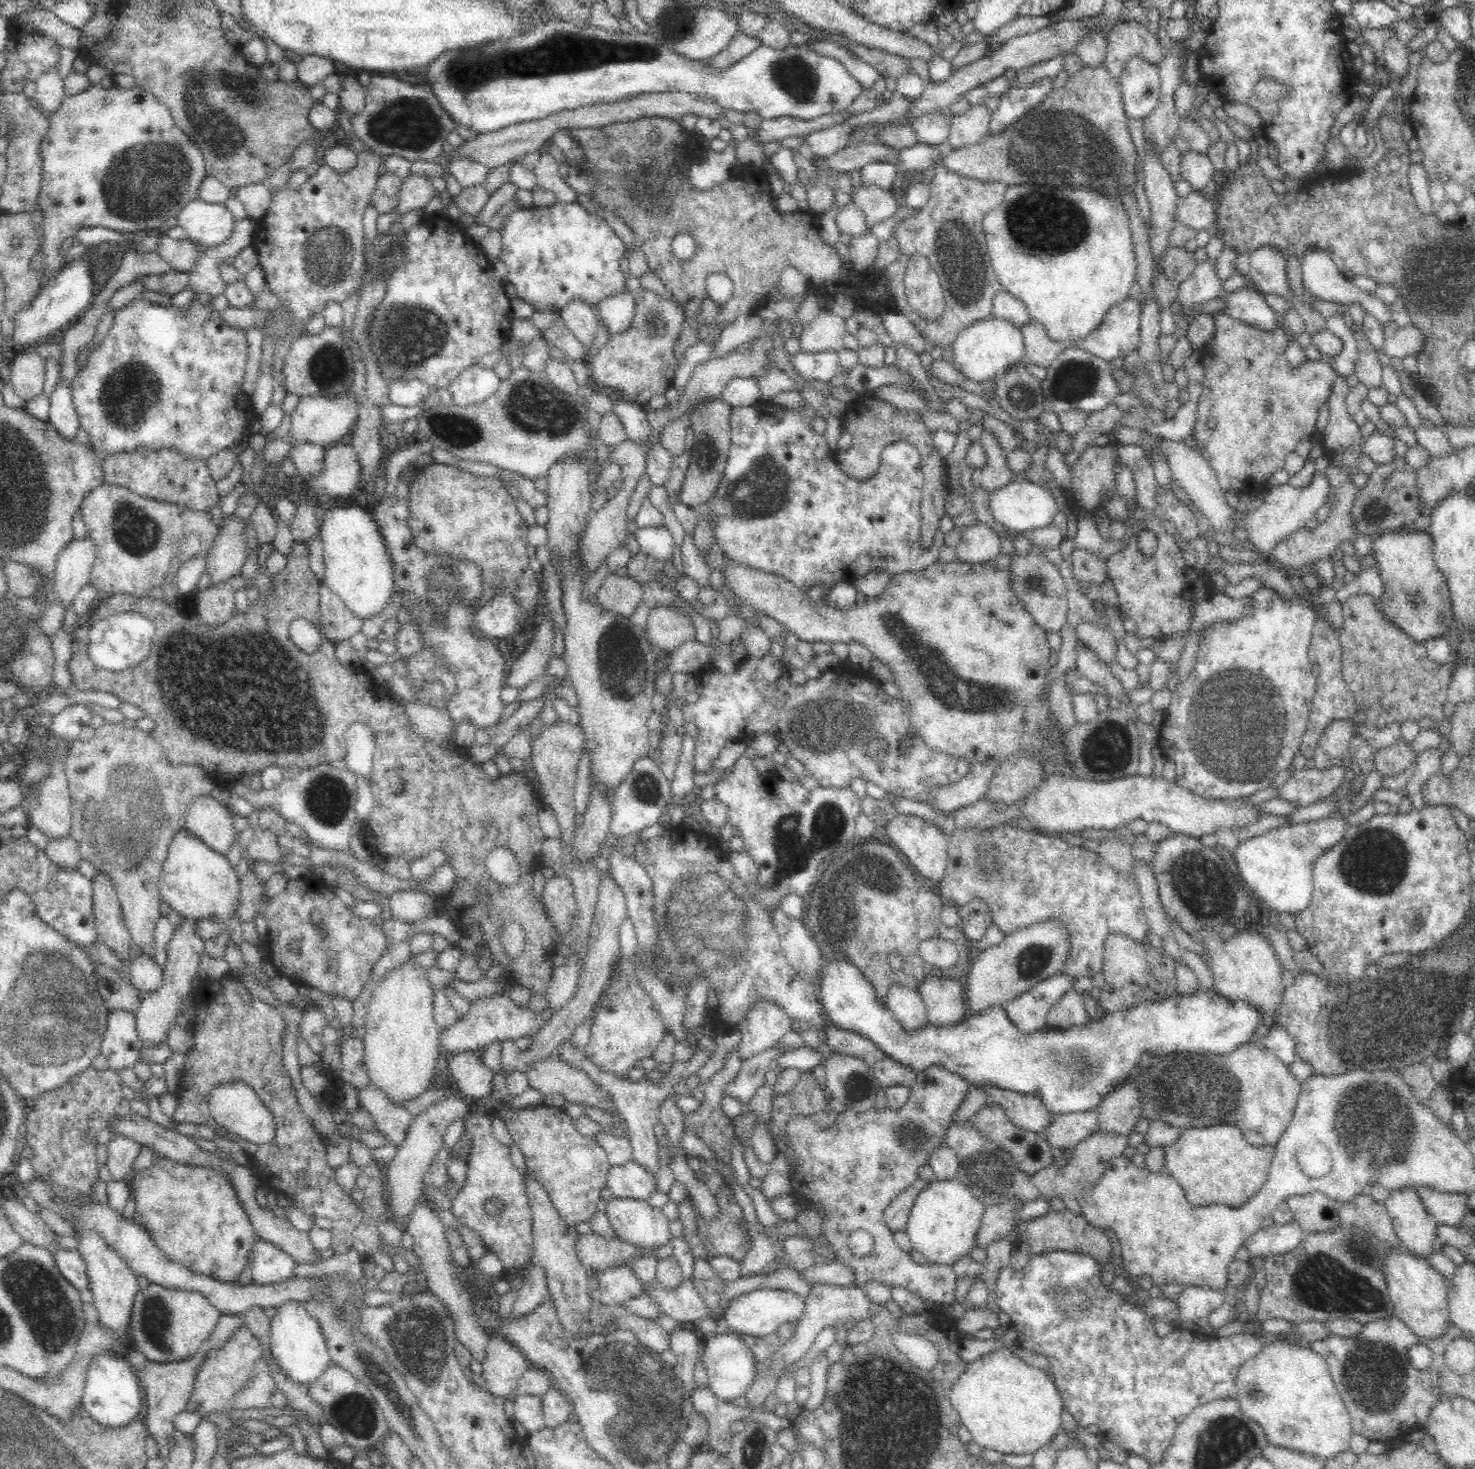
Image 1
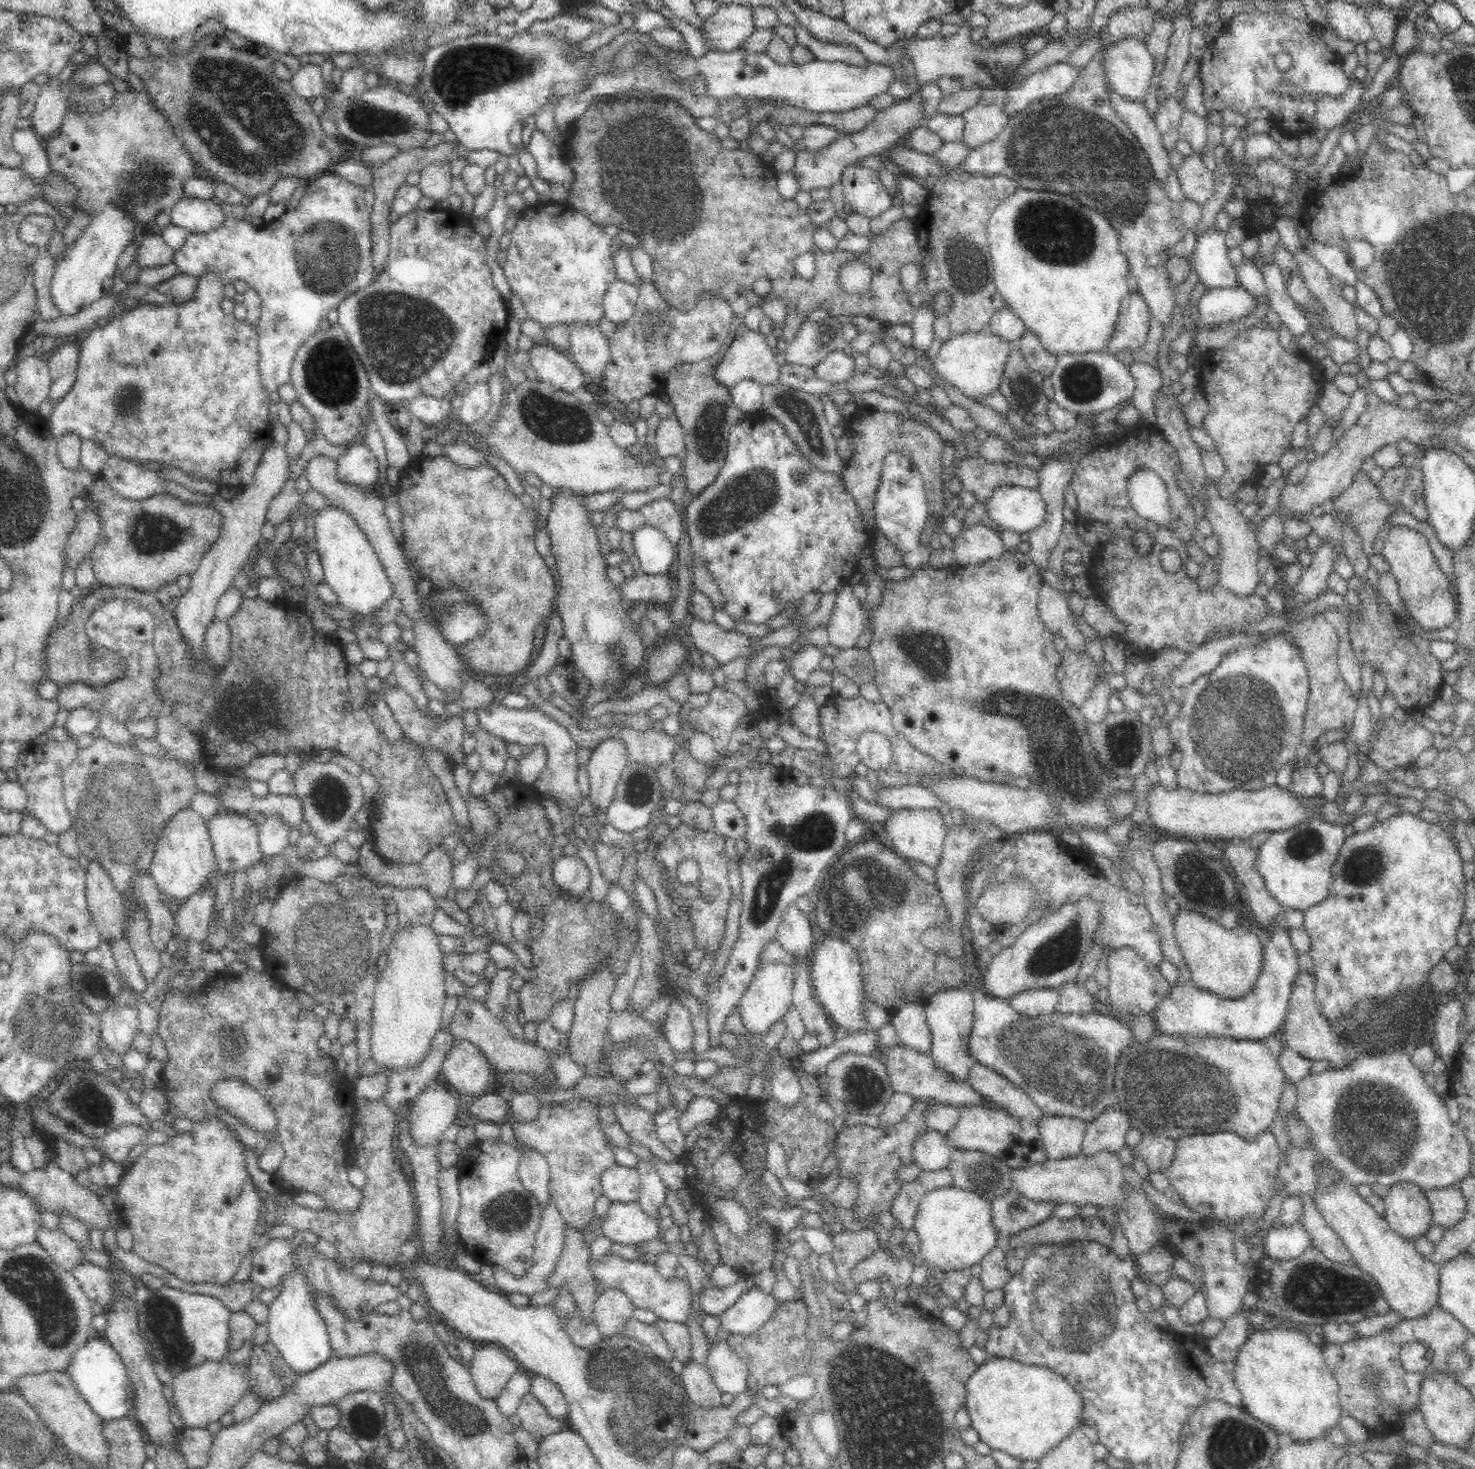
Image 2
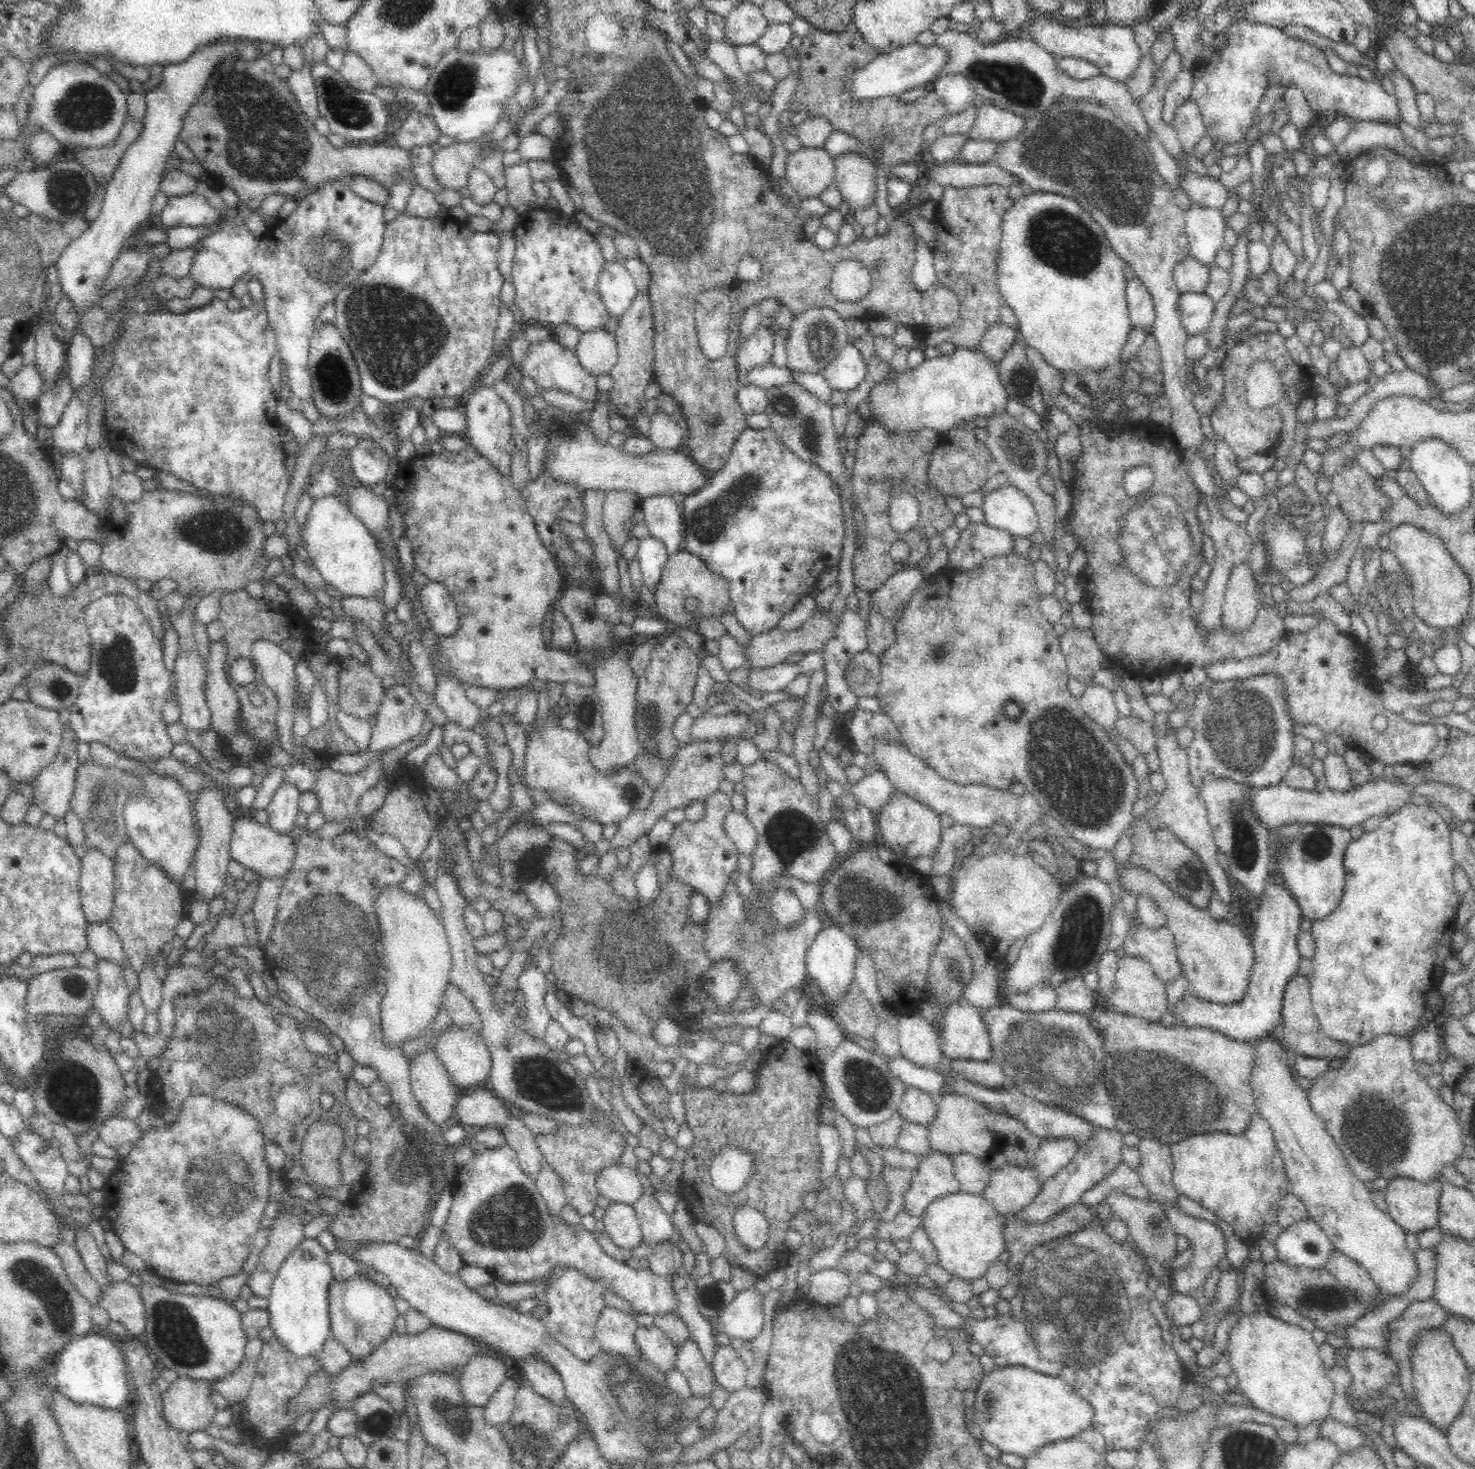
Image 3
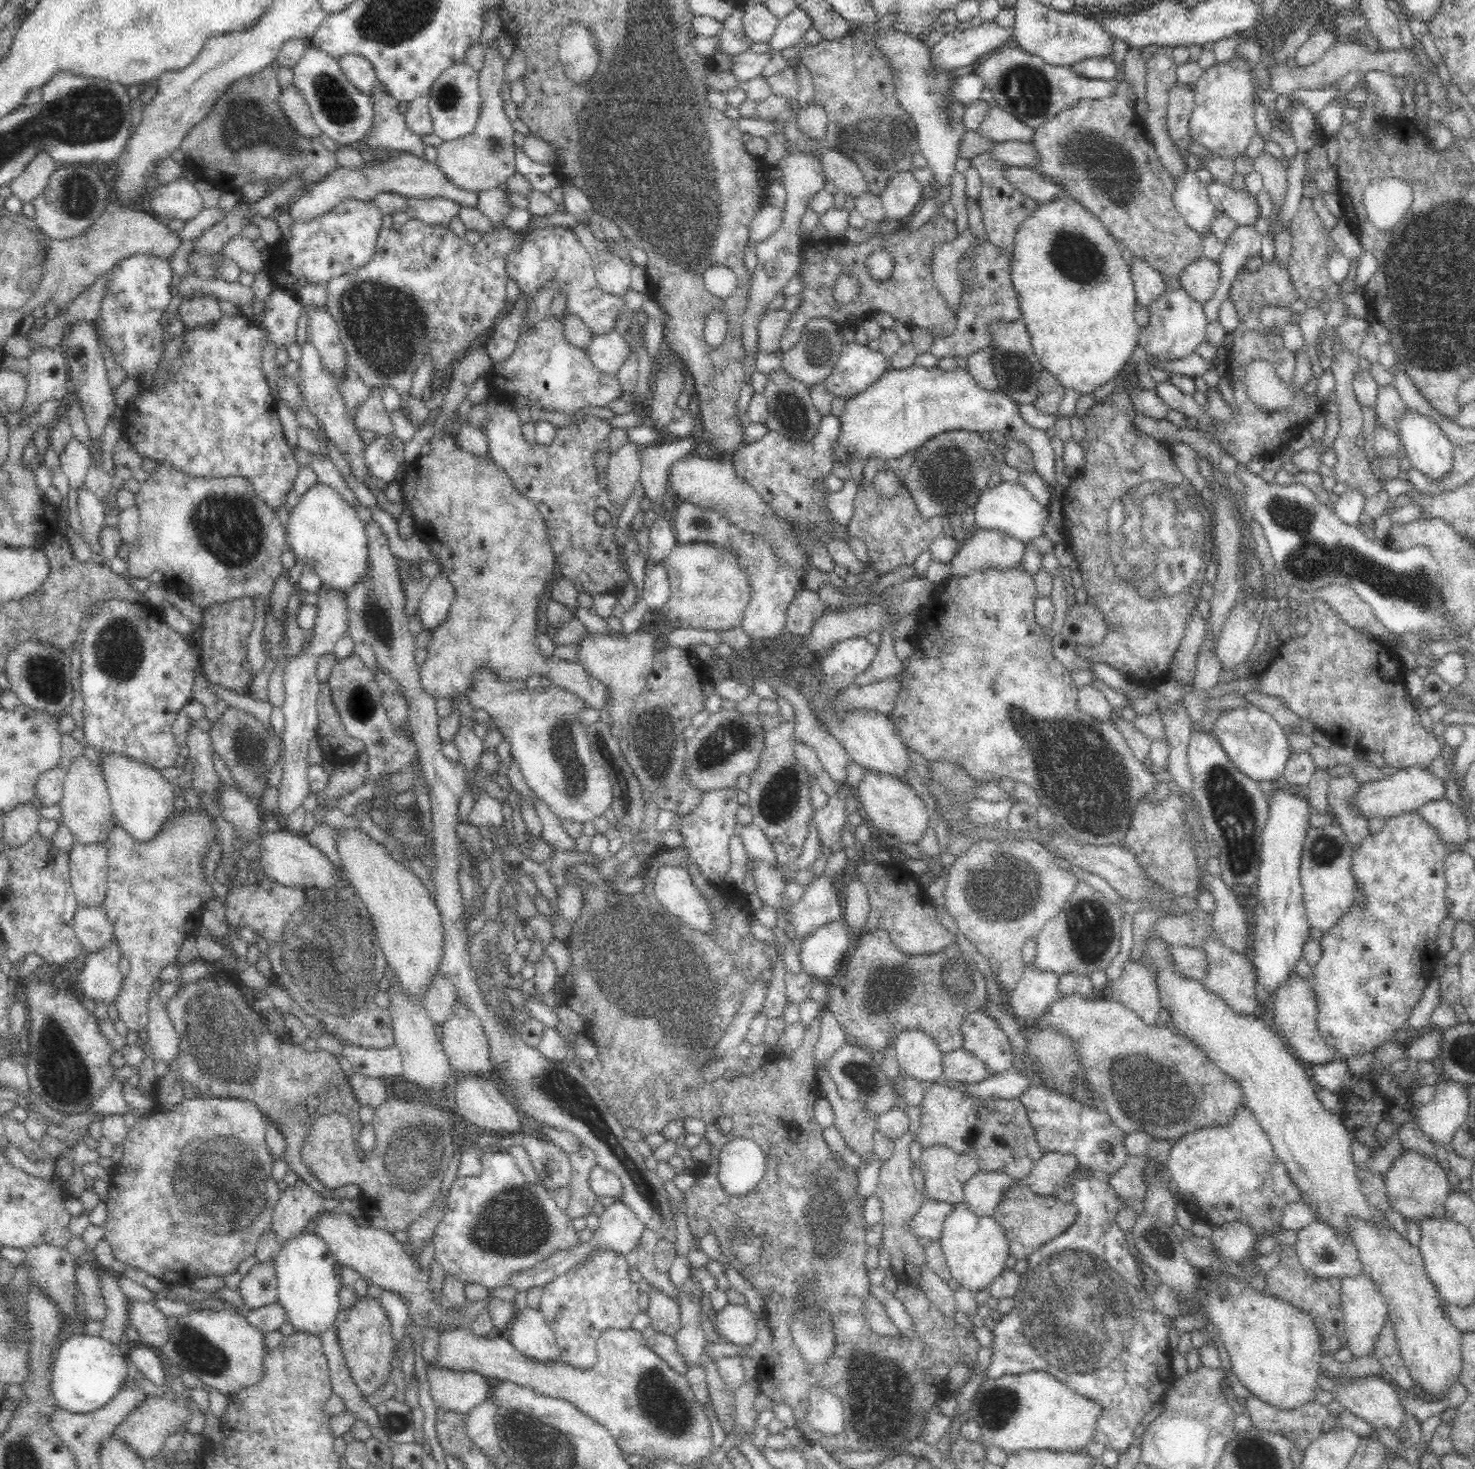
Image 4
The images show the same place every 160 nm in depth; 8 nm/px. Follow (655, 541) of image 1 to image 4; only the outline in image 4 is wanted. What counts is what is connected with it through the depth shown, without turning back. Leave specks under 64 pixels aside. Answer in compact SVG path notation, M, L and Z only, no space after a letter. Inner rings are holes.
M662 563L648 565L644 581L644 602L648 611L658 612L668 603L670 585L666 569Z

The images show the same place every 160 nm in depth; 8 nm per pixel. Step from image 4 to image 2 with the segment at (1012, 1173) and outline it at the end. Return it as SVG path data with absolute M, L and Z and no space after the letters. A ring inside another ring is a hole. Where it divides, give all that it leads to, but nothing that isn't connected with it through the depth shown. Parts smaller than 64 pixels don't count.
M962 1105L956 1124L943 1135L952 1149L978 1151L1002 1159L1013 1169L1046 1160L1045 1148L1039 1126L1029 1119L1016 1119L1004 1110L976 1105Z

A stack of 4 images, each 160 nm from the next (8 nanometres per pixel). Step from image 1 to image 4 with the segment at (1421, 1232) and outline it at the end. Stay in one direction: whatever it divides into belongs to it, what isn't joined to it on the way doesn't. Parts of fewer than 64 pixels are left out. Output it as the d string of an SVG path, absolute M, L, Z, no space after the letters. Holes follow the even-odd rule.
M1402 1148L1385 1173L1387 1199L1405 1218L1420 1220L1422 1216L1438 1216L1445 1212L1445 1200L1451 1192L1448 1175L1434 1156Z

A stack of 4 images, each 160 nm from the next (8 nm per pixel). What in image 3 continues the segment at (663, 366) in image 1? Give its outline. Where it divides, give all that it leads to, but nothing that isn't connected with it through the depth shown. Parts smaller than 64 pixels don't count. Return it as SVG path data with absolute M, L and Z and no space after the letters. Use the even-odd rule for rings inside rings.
M712 289L698 295L695 320L700 349L710 361L720 359L727 350L729 329L734 320L730 297ZM648 292L638 293L630 307L624 312L618 326L616 343L618 343L618 362L614 366L611 376L614 386L608 391L613 411L622 414L625 418L635 416L636 407L646 400L644 391L654 373L654 332L653 332L652 305Z

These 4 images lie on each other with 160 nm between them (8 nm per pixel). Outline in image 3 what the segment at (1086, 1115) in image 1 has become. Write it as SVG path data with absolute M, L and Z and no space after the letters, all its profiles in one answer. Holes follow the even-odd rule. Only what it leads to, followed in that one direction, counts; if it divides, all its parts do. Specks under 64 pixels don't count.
M1070 1139L1042 1141L1032 1166L1036 1179L1044 1184L1054 1178L1067 1164L1070 1164L1077 1151L1078 1145Z

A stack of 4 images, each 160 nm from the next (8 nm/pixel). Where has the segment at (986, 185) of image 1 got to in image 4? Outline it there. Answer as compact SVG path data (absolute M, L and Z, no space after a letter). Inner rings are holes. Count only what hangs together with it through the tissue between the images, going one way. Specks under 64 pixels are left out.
M986 241L983 245L974 244L967 250L967 254L973 254L976 265L975 287L969 292L961 296L960 312L958 312L958 320L954 330L950 336L938 338L934 340L931 354L939 361L946 358L962 359L974 356L976 352L988 348L989 325L993 321L1015 322L1022 319L1022 307L1020 307L1019 294L1013 285L1011 279L1010 265L1006 255L1002 255L1002 249L994 247L990 241Z

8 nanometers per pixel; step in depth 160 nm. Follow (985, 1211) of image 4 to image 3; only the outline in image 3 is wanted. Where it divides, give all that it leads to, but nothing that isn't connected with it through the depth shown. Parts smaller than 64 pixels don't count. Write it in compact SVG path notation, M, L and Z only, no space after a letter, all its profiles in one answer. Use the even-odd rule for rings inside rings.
M1009 1165L991 1172L981 1195L992 1203L996 1215L1005 1218L1028 1206L1042 1185L1034 1168Z

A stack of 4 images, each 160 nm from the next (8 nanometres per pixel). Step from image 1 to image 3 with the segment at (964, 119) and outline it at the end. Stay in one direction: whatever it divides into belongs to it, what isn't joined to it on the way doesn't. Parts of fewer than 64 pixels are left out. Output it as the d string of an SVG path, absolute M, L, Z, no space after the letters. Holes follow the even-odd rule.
M986 102L978 110L976 124L968 133L974 140L1006 142L1019 137L1026 129L1026 120L1012 111L998 108Z

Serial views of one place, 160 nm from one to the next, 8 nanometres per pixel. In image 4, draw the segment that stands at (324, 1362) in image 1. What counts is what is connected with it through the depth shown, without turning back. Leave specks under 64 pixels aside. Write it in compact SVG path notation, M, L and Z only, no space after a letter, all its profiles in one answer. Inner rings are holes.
M316 1233L296 1234L288 1238L281 1247L280 1252L275 1258L275 1276L278 1280L278 1304L284 1307L288 1322L294 1326L296 1331L306 1330L306 1332L319 1336L323 1330L330 1328L336 1321L340 1307L340 1275L341 1264L329 1249L329 1244Z

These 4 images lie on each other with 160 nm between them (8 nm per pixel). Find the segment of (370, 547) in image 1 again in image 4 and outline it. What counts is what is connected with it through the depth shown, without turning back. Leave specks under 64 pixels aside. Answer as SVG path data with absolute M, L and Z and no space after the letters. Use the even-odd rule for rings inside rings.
M318 481L312 488L298 498L298 504L289 512L285 526L287 545L295 552L298 561L309 564L320 577L321 584L331 588L345 590L366 572L367 538L364 523L357 515L353 505L346 503L336 490Z

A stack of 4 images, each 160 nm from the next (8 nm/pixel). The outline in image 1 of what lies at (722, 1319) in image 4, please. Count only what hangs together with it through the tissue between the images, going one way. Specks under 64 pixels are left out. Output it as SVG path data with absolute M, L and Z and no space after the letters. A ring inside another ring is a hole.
M754 1290L734 1301L731 1301L720 1318L728 1325L729 1330L750 1337L766 1337L773 1334L782 1324L799 1321L803 1316L804 1300L792 1292L782 1290Z

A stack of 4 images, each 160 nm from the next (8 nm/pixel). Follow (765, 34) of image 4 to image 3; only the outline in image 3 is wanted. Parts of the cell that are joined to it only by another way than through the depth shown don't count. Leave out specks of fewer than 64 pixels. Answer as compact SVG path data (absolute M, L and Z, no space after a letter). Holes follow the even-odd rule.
M743 2L725 18L724 30L737 47L757 43L769 26L760 6Z

